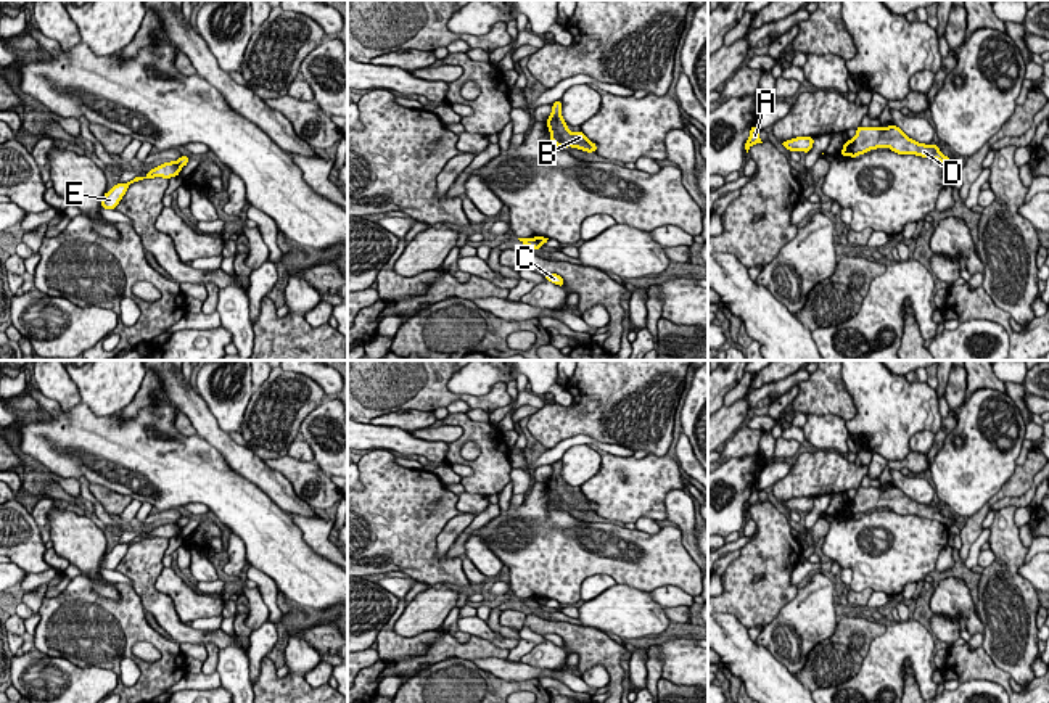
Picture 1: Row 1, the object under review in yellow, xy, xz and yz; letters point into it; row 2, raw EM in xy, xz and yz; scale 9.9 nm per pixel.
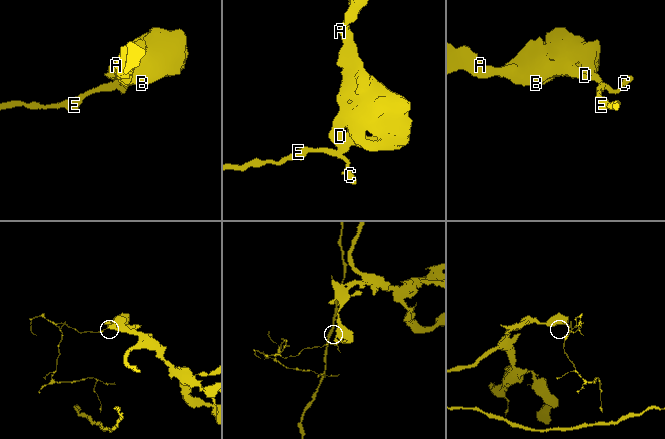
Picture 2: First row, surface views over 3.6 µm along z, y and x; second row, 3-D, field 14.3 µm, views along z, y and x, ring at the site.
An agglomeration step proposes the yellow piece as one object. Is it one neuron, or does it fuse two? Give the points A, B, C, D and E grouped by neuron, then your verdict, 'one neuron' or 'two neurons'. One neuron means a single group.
A B D / C E | two neurons

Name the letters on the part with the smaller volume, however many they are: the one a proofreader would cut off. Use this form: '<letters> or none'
C, E

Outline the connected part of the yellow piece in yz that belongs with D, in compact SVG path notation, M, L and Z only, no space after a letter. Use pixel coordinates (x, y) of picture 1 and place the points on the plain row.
M890 484L887 489L858 486L856 491L854 499L845 502L840 516L858 518L870 510L888 507L898 515L917 515L928 520L938 520L946 528L952 526L952 520L940 513L940 507L914 502L895 484Z

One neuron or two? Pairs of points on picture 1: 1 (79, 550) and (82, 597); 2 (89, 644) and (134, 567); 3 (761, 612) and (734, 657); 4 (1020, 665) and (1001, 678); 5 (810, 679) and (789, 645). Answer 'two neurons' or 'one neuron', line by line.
1: two neurons
2: two neurons
3: two neurons
4: two neurons
5: two neurons

